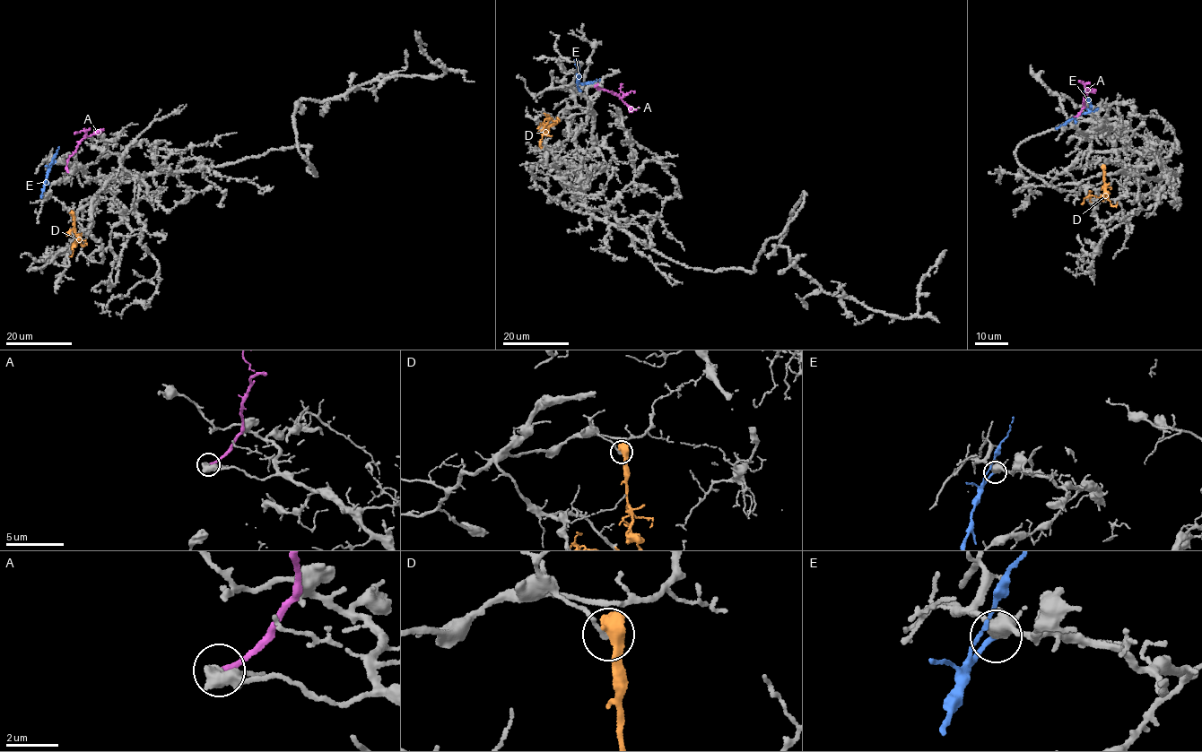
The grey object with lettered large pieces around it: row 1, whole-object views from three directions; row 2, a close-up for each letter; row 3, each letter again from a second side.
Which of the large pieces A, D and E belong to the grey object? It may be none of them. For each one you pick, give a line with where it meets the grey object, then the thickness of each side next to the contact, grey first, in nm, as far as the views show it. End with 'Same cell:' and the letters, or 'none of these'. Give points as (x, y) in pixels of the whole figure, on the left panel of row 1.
Same cell: none of these

